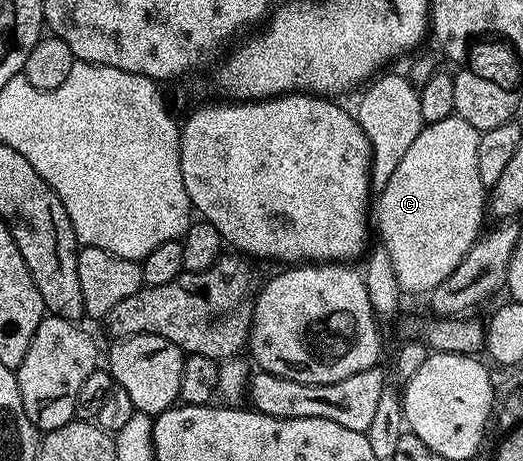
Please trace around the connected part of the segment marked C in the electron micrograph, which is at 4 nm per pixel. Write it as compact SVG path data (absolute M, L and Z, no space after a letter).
M457 114L426 124L401 158L387 187L378 196L375 223L376 226L377 223L379 225L380 242L387 249L396 280L406 294L430 294L455 271L458 263L465 258L481 235L483 217L487 213L487 188L479 178L480 140L480 132Z

